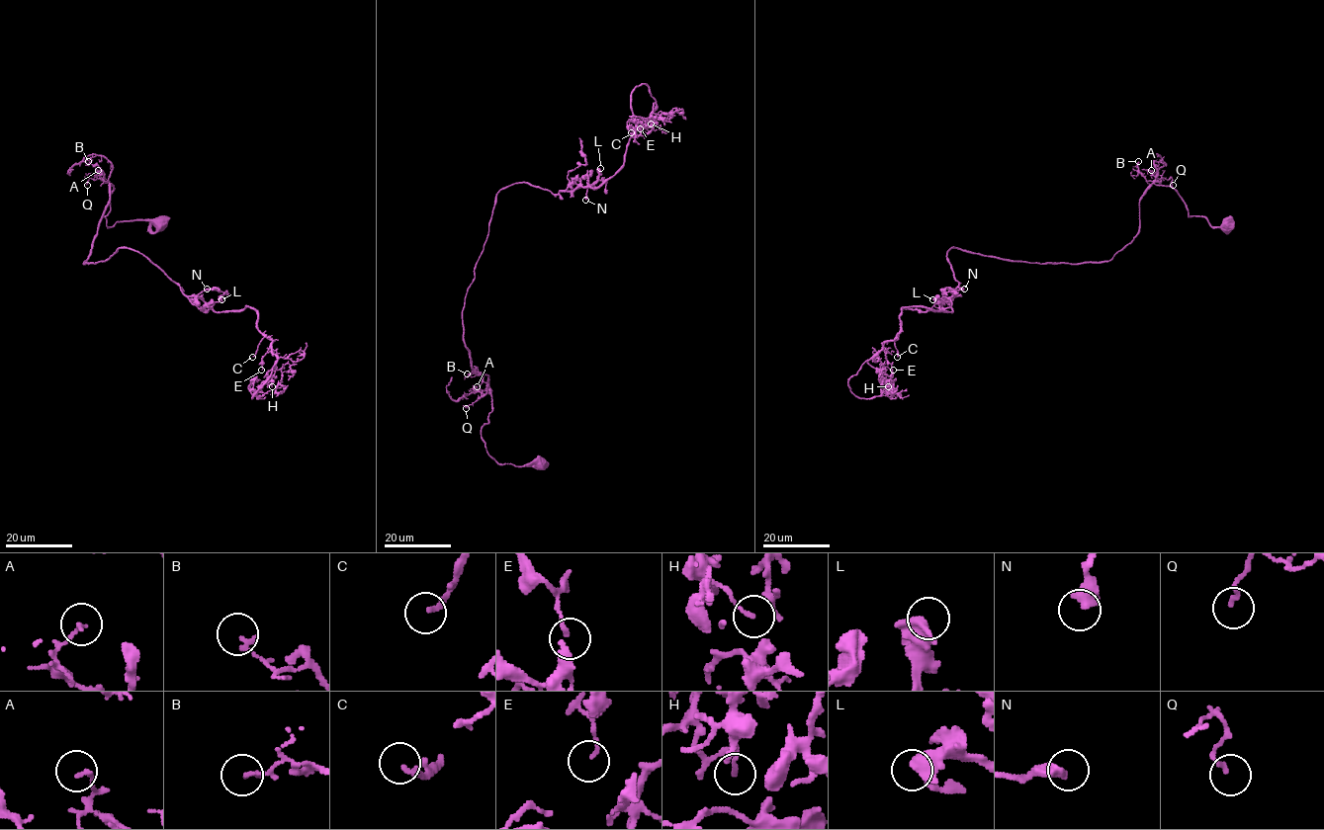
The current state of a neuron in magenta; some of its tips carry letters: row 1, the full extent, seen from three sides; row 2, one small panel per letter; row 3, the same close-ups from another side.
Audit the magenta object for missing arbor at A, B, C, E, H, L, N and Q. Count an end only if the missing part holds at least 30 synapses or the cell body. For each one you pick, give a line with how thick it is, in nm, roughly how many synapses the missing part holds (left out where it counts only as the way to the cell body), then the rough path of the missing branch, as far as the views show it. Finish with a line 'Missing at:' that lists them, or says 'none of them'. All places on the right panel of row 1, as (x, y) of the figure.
C: calibre 200 nm; 35 synapses; course (897, 357), (902, 362), (900, 370), (909, 375)
Missing at: C

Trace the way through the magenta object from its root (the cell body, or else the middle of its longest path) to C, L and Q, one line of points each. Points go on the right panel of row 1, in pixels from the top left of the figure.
C: (1228, 223), (1153, 184), (1137, 234), (1108, 261), (951, 248), (952, 311), (904, 306), (897, 357)
L: (1228, 223), (1153, 184), (1109, 260), (951, 248), (958, 286), (950, 305), (932, 299)
Q: (1228, 223), (1231, 220), (1212, 226), (1204, 217), (1191, 216), (1173, 188), (1154, 182), (1171, 178), (1173, 185)

